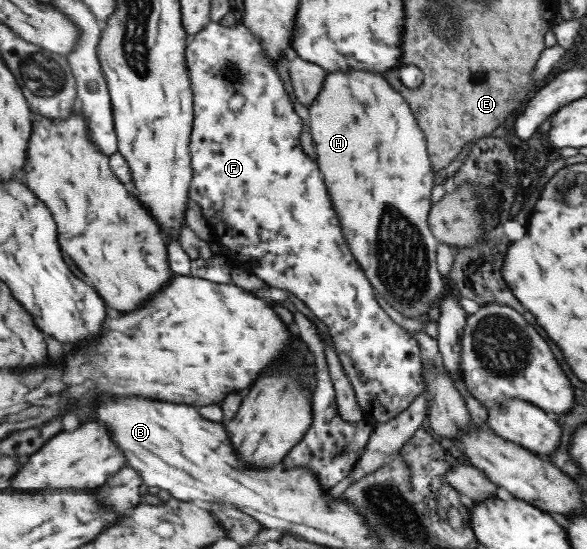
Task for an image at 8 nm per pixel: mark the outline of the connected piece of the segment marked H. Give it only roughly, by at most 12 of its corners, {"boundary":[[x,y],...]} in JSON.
{"boundary":[[328,73],[308,106],[344,233],[383,300],[442,294],[434,179],[382,74]]}

